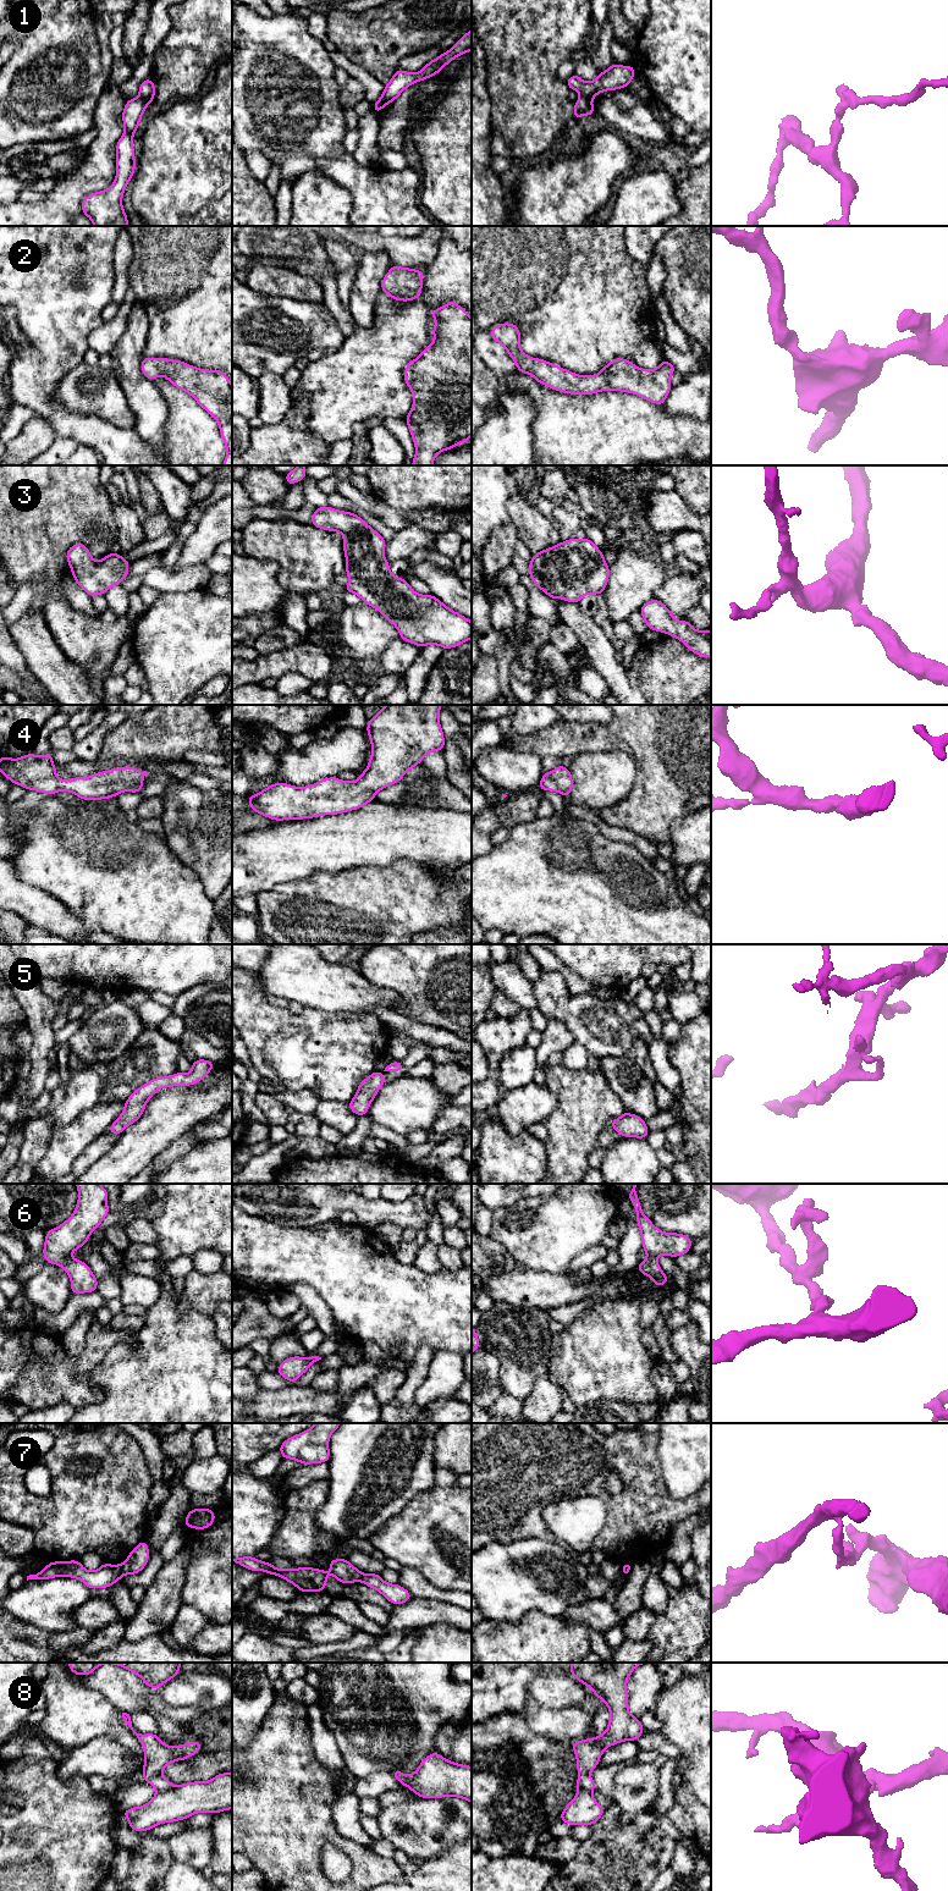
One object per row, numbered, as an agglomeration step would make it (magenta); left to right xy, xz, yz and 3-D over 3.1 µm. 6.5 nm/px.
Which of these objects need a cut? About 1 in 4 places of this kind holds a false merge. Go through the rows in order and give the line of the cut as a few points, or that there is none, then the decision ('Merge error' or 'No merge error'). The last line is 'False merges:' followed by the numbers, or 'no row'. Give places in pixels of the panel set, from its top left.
1: Split along yz (580, 95), (590, 100). Merge error
2: No split. No merge error
3: No split. No merge error
4: No split. No merge error
5: No split. No merge error
6: No split. No merge error
7: Split along xy (120, 1565), (123, 1574). Merge error
8: Split along xy (172, 1786), (156, 1791). Merge error
False merges: 1, 7, 8

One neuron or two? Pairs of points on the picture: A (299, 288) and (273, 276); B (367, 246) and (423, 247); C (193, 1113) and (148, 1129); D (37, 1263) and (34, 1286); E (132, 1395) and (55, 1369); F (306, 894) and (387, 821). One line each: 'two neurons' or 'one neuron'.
A: one neuron
B: one neuron
C: one neuron
D: two neurons
E: two neurons
F: two neurons

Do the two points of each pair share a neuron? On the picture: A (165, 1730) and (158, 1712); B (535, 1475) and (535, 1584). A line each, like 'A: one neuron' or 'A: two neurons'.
A: one neuron
B: two neurons

